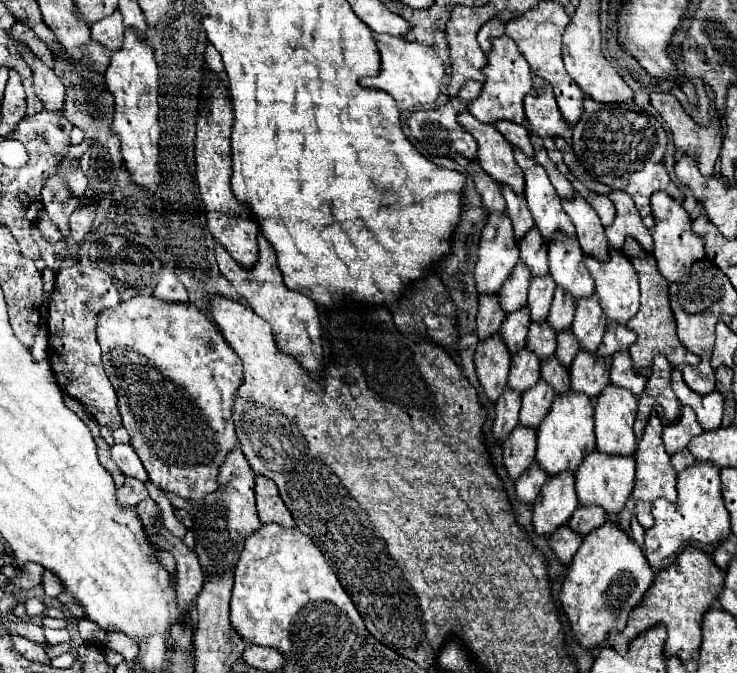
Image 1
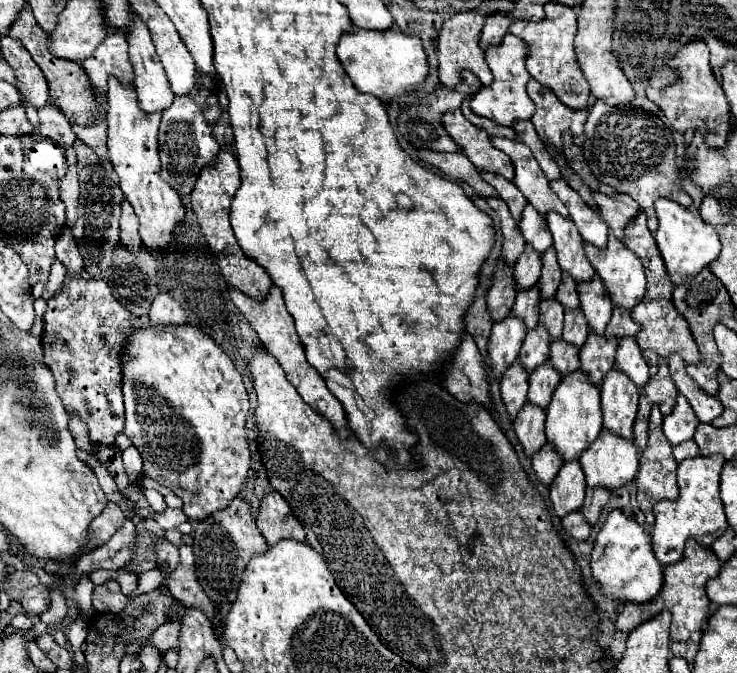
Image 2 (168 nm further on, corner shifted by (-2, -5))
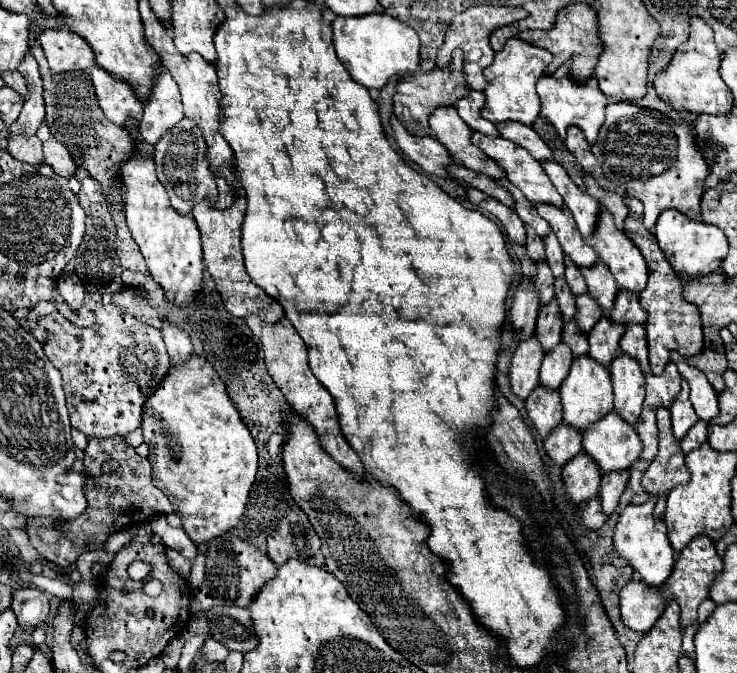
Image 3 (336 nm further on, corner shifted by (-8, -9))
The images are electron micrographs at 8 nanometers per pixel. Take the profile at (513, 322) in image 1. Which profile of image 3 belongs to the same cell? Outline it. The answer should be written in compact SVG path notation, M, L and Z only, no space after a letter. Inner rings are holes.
M546 261L538 263L538 273L536 273L536 279L534 279L534 287L538 291L538 297L540 297L540 305L546 305L552 297L554 297L554 277L550 275L550 267Z

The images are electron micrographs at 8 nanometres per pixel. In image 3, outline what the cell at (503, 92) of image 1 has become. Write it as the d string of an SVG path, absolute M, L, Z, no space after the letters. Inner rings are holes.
M512 37L506 41L504 49L496 53L496 59L492 65L484 69L486 79L490 81L484 89L486 103L482 107L482 117L492 123L502 121L520 121L524 125L532 125L538 119L540 111L540 99L536 95L536 81L544 75L544 69L552 63L552 55L546 49L534 47L530 43L524 43L518 37Z

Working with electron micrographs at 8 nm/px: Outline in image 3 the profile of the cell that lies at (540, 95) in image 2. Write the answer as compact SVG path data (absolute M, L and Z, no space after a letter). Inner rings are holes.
M562 65L554 75L550 77L540 77L540 81L536 83L536 91L540 95L540 101L542 101L542 109L540 109L540 117L546 119L548 123L554 125L554 129L558 131L558 135L562 139L566 139L566 131L570 125L576 125L582 129L586 141L590 145L596 143L596 137L598 137L598 131L604 123L604 107L608 103L606 95L602 95L602 91L598 89L598 83L594 77L588 79L586 85L576 85L572 83L572 79L568 77L568 67Z

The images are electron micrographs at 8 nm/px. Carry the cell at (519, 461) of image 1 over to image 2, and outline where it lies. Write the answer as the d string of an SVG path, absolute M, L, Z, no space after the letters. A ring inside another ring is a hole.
M526 403L518 417L514 419L514 429L516 435L526 451L526 455L534 455L542 449L542 445L546 443L546 435L544 435L544 421L546 421L546 411L542 407L536 407L532 403Z

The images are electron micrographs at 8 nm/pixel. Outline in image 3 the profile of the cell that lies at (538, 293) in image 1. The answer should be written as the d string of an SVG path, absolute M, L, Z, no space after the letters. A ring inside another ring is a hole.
M548 233L546 239L544 239L544 245L546 245L546 261L554 273L554 277L562 277L564 275L564 253L562 253L562 247L556 239L554 233Z

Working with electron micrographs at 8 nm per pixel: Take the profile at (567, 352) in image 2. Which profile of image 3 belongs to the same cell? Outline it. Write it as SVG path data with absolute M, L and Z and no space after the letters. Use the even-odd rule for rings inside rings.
M574 321L564 325L562 343L566 343L572 349L574 357L582 357L582 355L588 353L588 339L586 339L586 335L582 335L582 331L578 331Z

